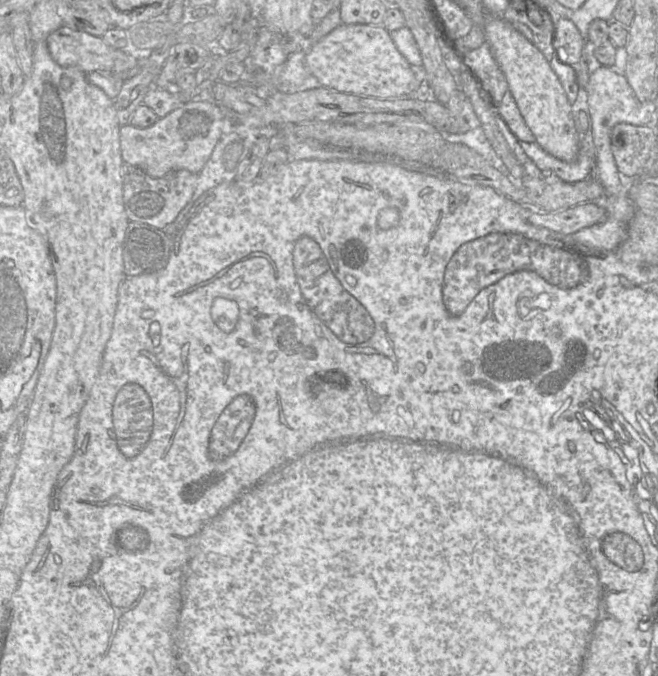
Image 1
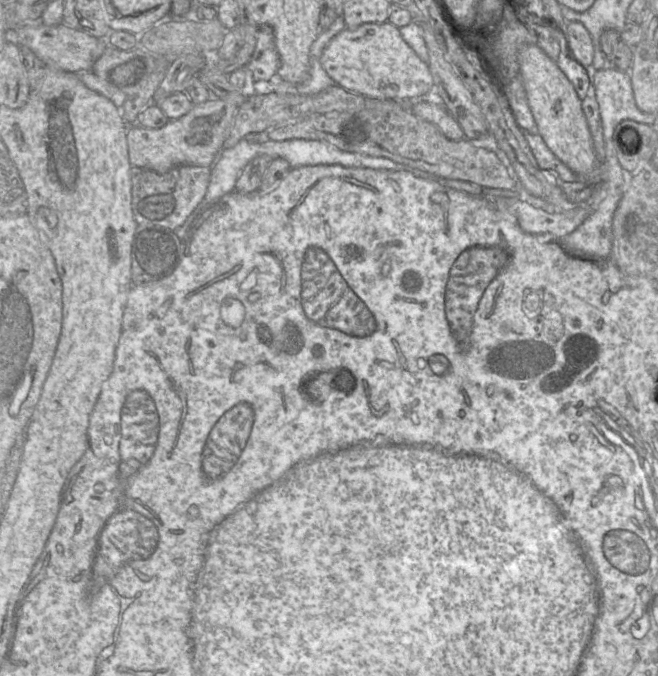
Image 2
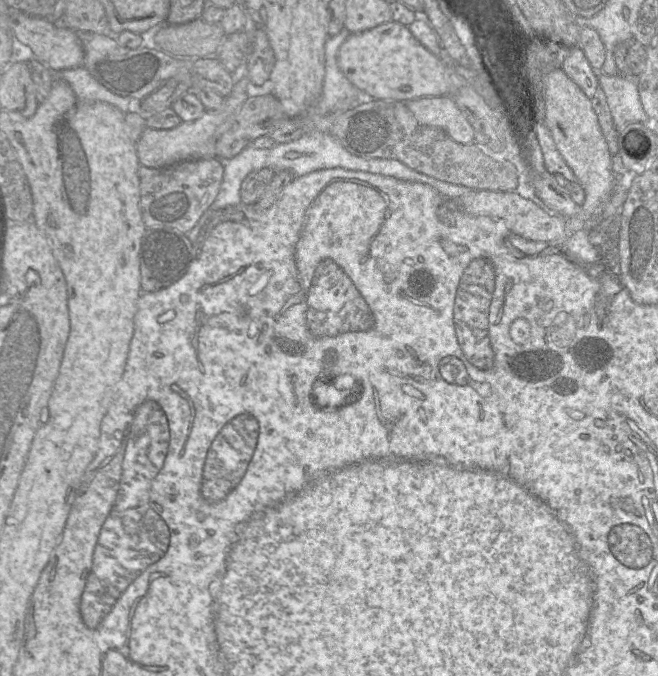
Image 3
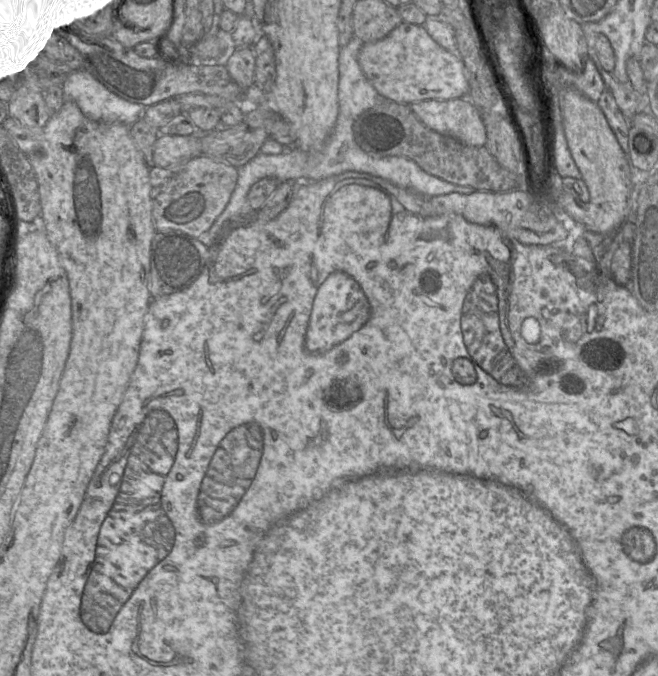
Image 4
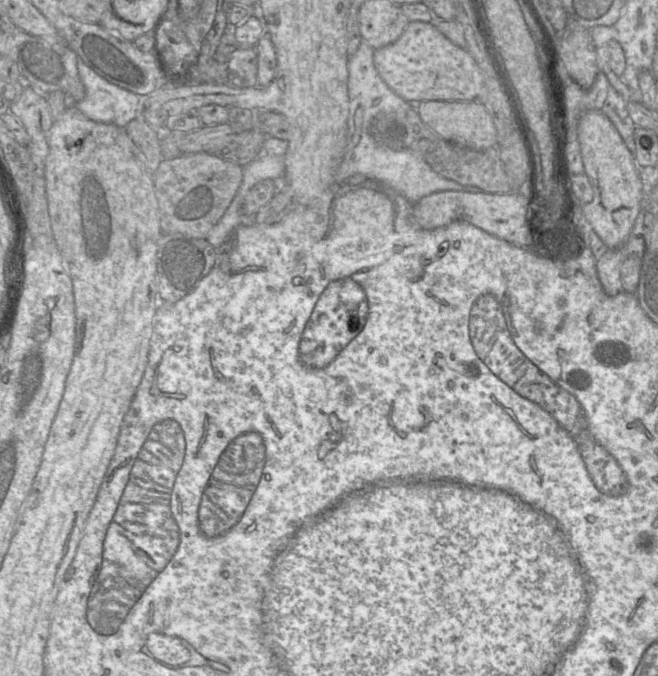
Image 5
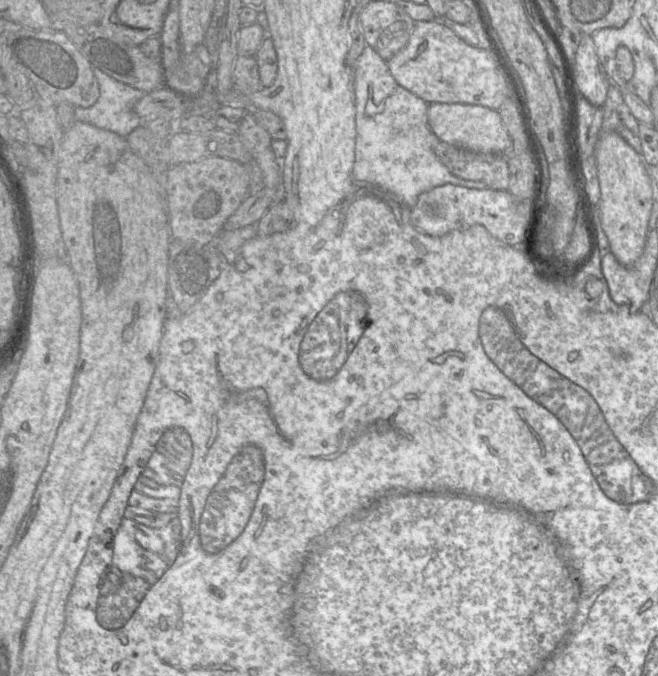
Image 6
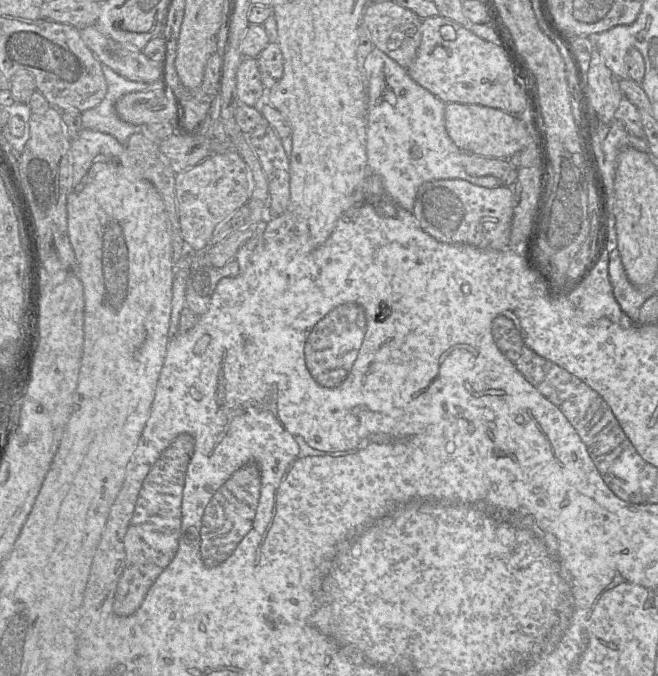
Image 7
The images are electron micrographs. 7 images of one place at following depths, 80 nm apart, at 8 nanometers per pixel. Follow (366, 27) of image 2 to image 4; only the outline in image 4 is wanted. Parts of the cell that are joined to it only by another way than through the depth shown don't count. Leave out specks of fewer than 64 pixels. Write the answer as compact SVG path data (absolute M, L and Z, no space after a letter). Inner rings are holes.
M402 22L385 38L365 42L358 54L358 63L379 94L398 103L467 97L469 83L462 59L450 52L427 33L422 25Z

